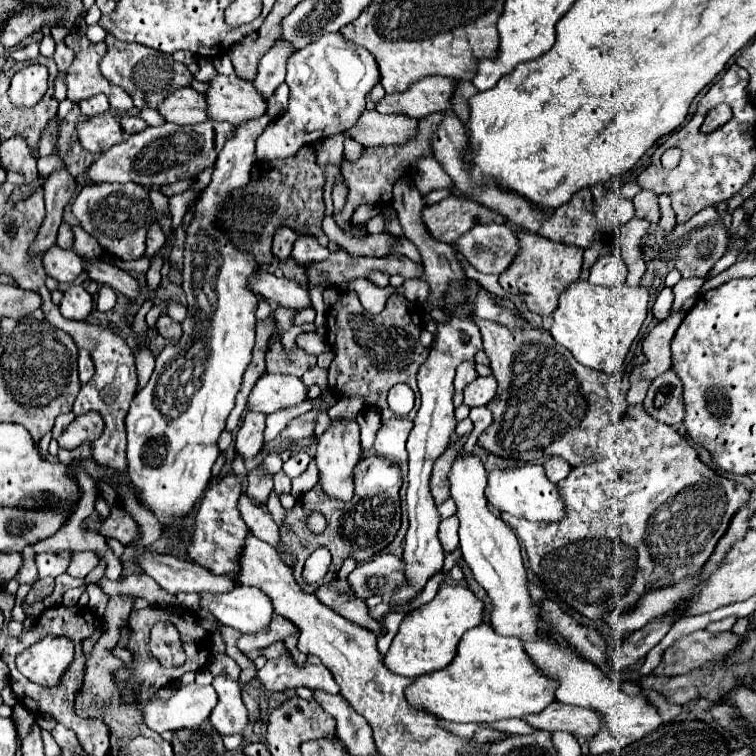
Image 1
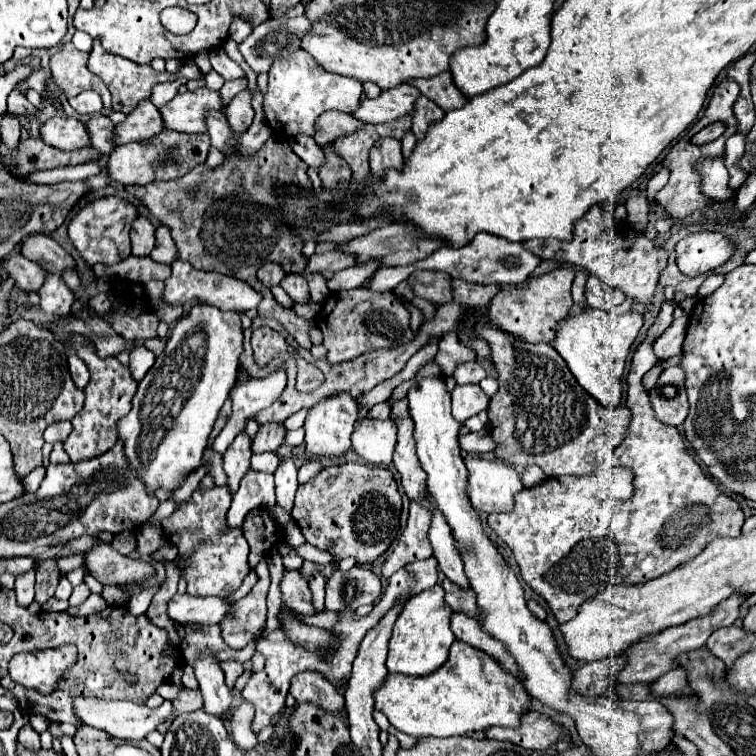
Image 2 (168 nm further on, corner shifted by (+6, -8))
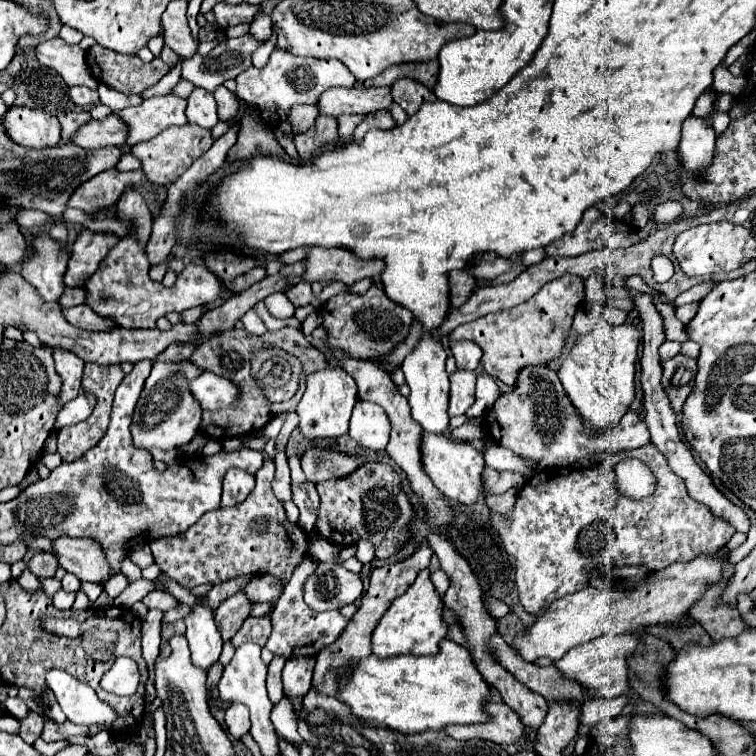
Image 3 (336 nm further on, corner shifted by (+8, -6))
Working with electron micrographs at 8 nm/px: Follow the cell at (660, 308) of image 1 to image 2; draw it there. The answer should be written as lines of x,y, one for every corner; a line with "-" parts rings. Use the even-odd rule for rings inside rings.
663,301
655,323
649,327
645,339
637,345
631,369
627,375
627,401
625,405
631,411
631,423
623,443
615,449
615,457
619,465
625,465
633,471
633,495
625,501
621,499
603,499
599,495
599,485
595,475
565,475
565,477
549,477
539,487
523,489
515,497
515,509
511,513
493,513
489,515
489,527
509,545
513,551
517,565
521,567
523,581
539,593
551,611
555,613
559,623
565,623
577,615
577,609
607,589
609,585
639,585
651,579
657,579
677,565
689,561
709,545
709,541
717,537
737,537
741,533
741,525
745,515
739,503
727,497
699,467
699,463
687,453
685,441
679,435
677,427
663,425
653,417
653,409
649,405
649,393
641,385
641,377
657,363
653,353
653,339
659,337
673,321
673,301

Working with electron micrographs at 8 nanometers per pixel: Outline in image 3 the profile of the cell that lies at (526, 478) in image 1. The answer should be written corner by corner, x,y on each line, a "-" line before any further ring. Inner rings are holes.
423,433
423,437
429,437
429,461
423,459
423,469
435,481
435,487
439,487
441,493
445,493
449,499
459,501
463,505
471,505
477,501
479,495
483,495
481,487
481,469
485,467
481,451
471,447
467,441
451,441
449,435
431,435

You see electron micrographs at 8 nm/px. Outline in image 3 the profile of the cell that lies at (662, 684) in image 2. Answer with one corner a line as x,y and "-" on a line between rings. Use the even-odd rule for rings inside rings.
621,695
615,699
595,699
595,701
585,701
579,711
579,723
593,727
597,723
603,723
607,719
613,719
621,713
629,697

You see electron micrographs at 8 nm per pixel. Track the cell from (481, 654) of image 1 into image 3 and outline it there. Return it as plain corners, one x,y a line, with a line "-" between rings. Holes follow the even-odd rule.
441,639
439,653
429,657
397,655
379,659
369,655
367,659
353,659
337,671
335,681
335,699
345,703
355,717
399,733
421,733
425,729
443,731
447,725
471,725
489,719
489,715
483,713
489,687
467,649
449,639

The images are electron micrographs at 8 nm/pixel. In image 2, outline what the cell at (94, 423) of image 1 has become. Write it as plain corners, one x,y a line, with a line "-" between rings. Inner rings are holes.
55,443
55,445
53,445
53,451
51,451
50,454
50,463
69,463
69,455
65,453
65,449
63,449
63,443

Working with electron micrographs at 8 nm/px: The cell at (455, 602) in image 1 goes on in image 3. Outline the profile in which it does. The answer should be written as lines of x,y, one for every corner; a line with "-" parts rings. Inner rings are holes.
423,569
415,583
397,597
389,611
379,619
377,627
371,635
371,651
377,657
395,657
395,655
435,655
439,651
439,641
447,635
447,627
441,619
443,601
441,595
435,591
429,569

